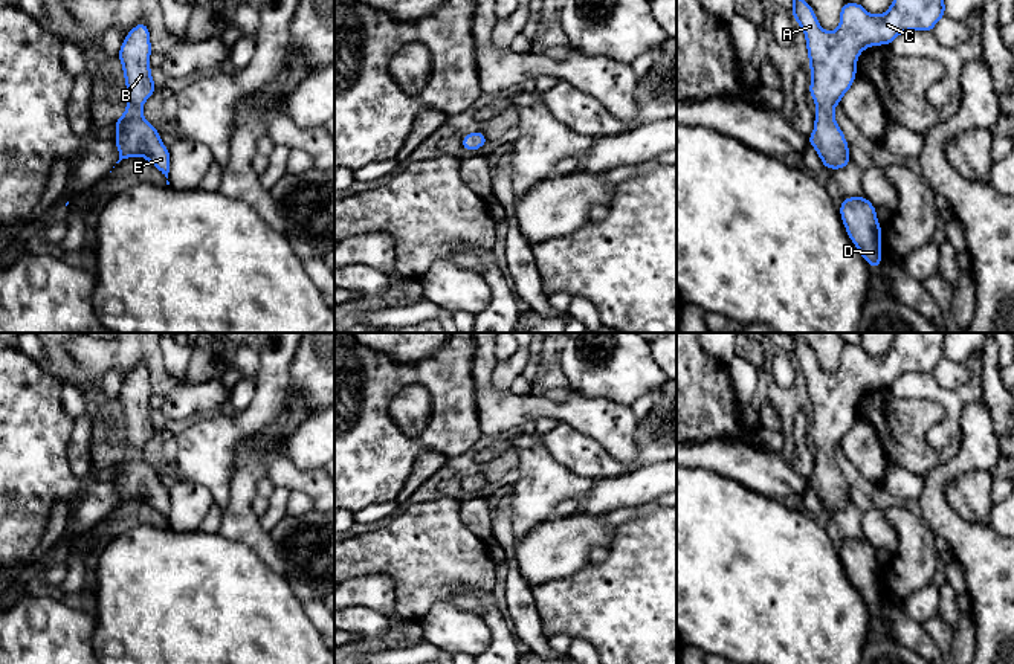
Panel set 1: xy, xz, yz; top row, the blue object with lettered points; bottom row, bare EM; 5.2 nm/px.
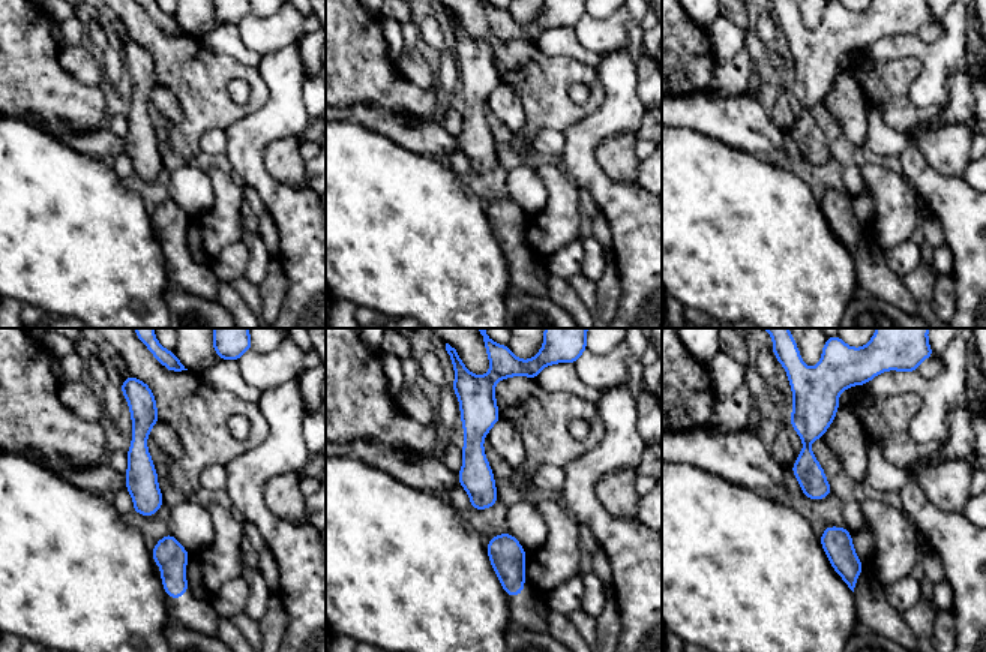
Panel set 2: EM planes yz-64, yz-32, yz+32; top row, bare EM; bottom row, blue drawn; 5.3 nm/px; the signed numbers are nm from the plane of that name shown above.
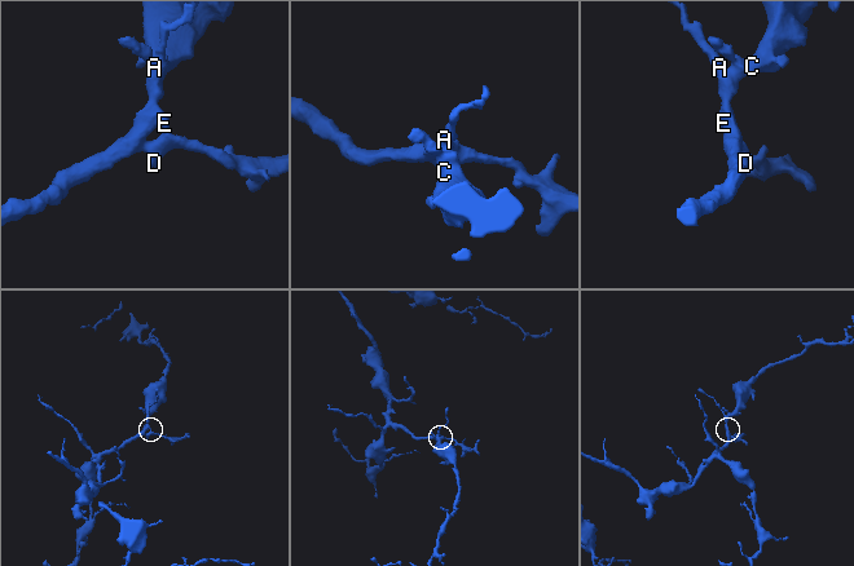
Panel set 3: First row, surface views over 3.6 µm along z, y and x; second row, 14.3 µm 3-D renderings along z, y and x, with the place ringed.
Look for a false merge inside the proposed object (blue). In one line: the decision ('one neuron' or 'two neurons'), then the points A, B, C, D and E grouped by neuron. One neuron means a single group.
one neuron; A B C D E

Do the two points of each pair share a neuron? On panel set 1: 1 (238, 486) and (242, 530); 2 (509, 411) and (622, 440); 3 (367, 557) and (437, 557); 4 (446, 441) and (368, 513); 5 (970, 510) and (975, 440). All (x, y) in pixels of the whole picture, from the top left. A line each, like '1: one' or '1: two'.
1: one
2: one
3: one
4: two
5: two

